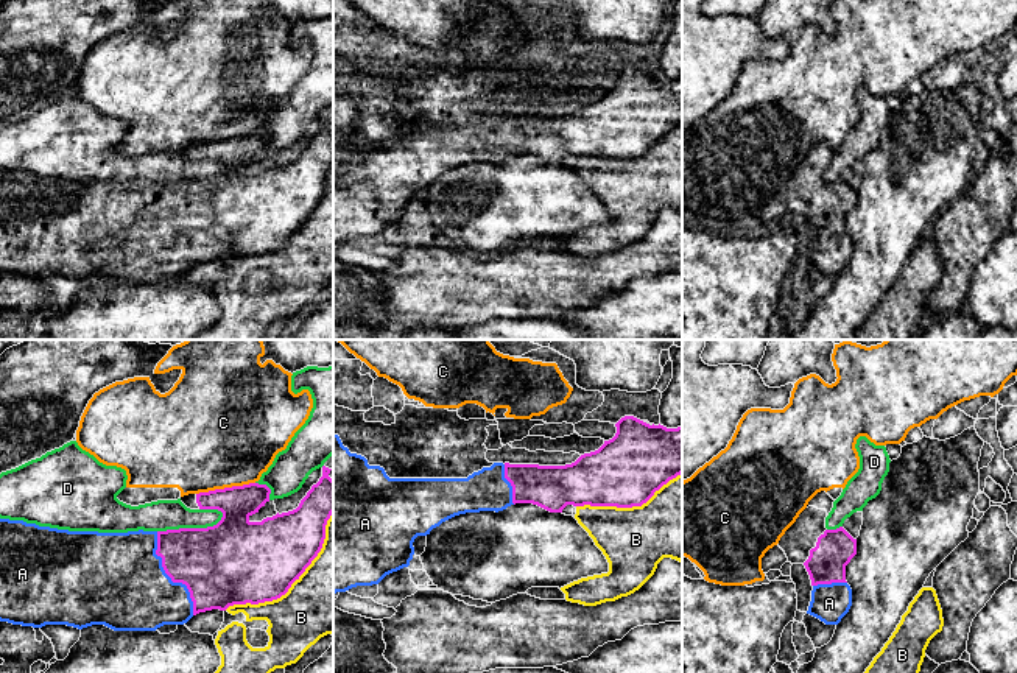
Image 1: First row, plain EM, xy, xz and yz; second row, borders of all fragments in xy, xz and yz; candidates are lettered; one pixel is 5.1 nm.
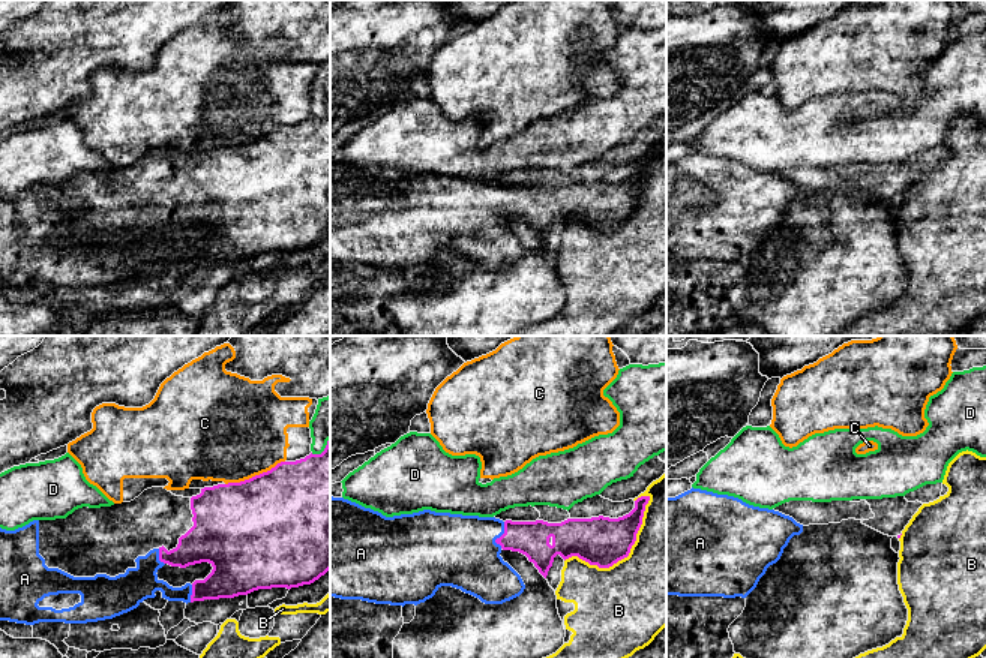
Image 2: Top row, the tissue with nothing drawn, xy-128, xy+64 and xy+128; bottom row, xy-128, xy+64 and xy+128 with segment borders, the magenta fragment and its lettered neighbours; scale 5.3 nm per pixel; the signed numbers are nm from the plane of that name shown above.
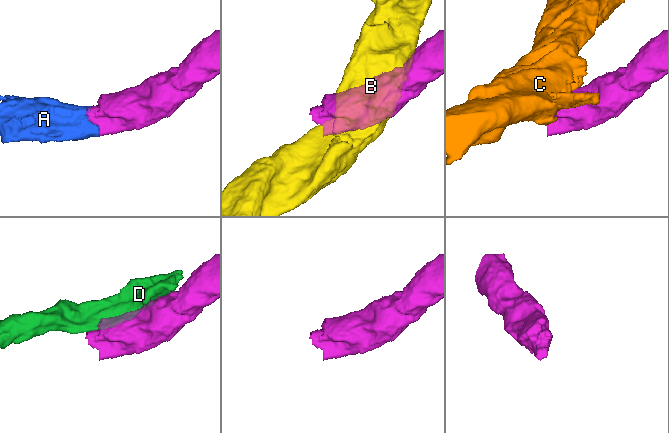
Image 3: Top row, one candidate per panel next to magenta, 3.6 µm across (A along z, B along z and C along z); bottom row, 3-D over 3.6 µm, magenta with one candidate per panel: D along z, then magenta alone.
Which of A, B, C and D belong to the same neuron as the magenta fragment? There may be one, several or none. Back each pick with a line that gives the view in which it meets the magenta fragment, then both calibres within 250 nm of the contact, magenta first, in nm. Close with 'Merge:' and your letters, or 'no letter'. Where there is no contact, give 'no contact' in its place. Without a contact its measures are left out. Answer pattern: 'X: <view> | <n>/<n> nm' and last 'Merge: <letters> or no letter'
A: xy | 380/460 nm
Merge: A

